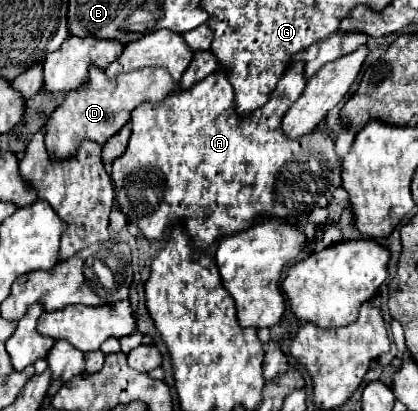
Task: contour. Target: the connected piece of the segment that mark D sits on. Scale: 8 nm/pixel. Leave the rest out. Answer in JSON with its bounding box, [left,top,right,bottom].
[45,65,179,157]

